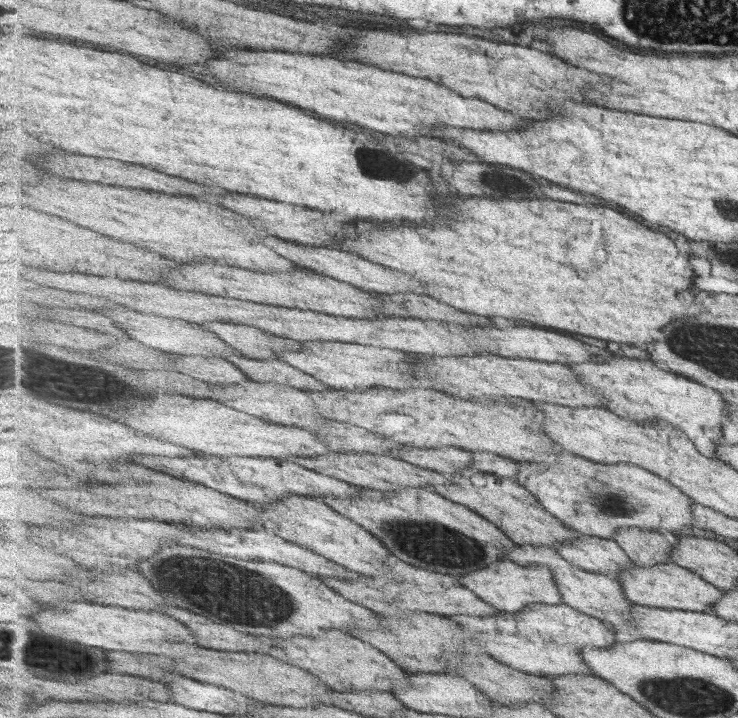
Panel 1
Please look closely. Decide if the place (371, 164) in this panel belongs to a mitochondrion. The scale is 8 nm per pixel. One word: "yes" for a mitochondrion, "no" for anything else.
yes

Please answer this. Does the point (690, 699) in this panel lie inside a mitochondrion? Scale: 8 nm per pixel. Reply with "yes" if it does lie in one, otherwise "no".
yes

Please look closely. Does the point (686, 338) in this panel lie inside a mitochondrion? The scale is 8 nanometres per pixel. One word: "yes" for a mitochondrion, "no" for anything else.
yes

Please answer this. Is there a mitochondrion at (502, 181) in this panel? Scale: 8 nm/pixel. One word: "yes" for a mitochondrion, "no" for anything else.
yes

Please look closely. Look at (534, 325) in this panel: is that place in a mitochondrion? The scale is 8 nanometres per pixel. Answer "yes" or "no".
no

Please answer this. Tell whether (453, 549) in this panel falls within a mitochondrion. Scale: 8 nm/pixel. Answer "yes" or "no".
yes

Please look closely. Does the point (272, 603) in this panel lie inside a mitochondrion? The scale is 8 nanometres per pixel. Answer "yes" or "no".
yes

